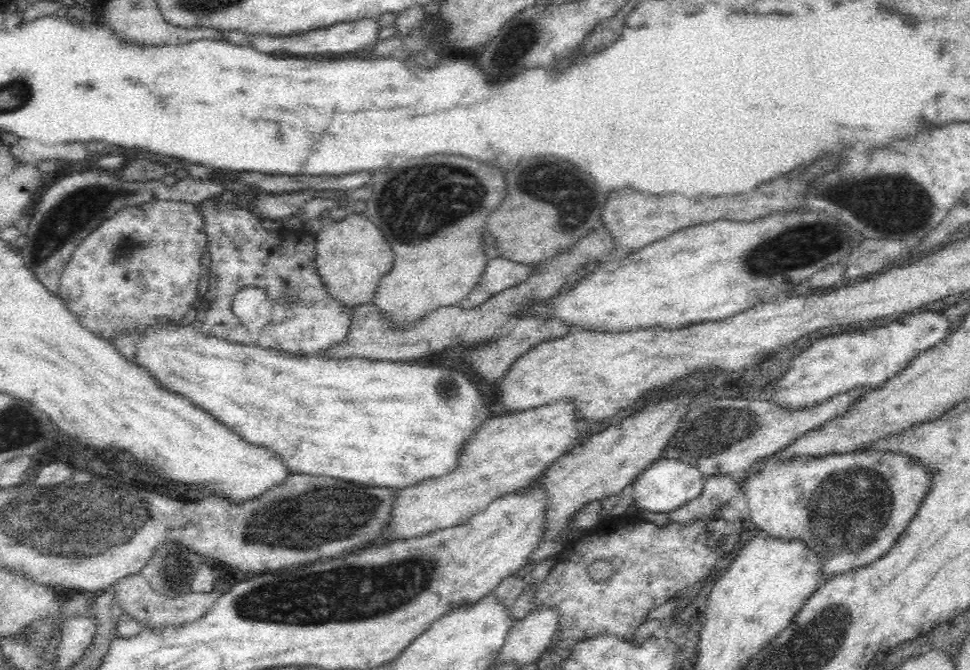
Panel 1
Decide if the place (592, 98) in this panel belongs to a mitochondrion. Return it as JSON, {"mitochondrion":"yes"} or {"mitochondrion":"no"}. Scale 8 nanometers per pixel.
{"mitochondrion":"no"}

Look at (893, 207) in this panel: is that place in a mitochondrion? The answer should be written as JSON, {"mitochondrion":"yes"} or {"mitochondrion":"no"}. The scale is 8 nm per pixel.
{"mitochondrion":"yes"}

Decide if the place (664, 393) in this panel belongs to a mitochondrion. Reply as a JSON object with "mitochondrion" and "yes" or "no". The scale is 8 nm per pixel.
{"mitochondrion":"no"}

